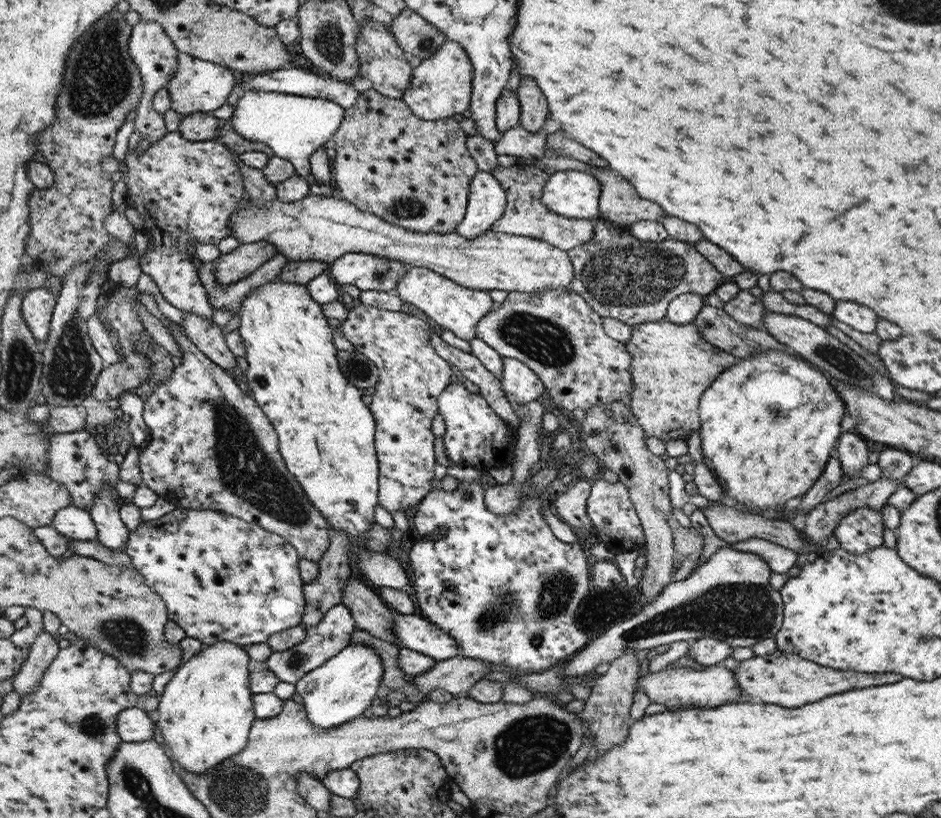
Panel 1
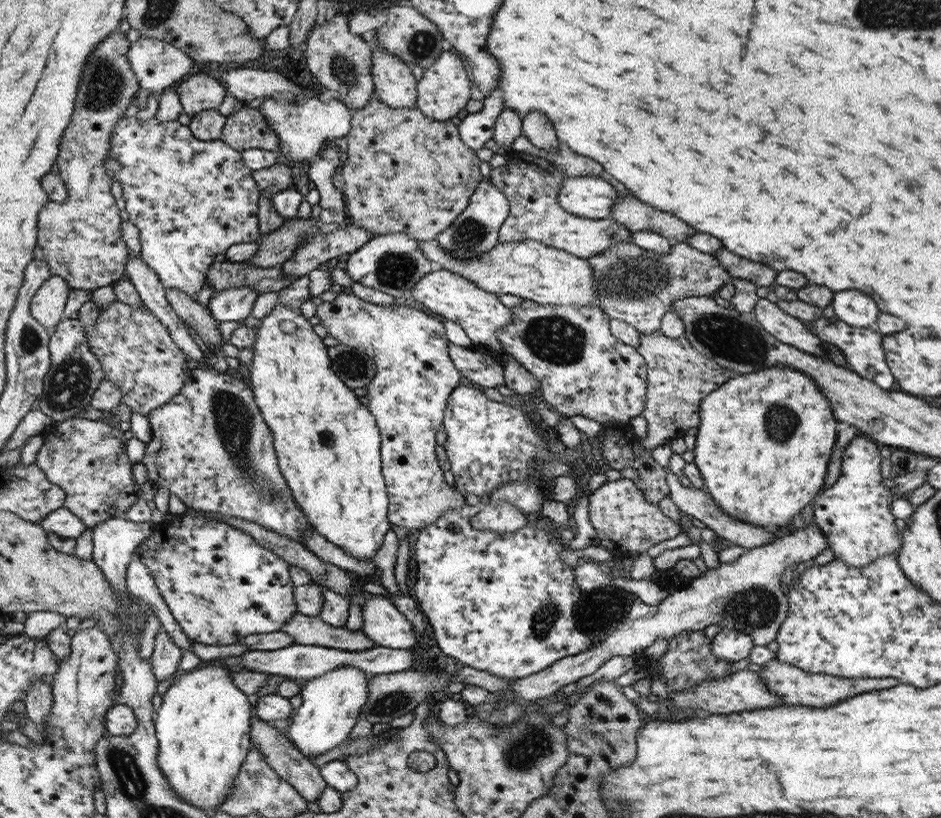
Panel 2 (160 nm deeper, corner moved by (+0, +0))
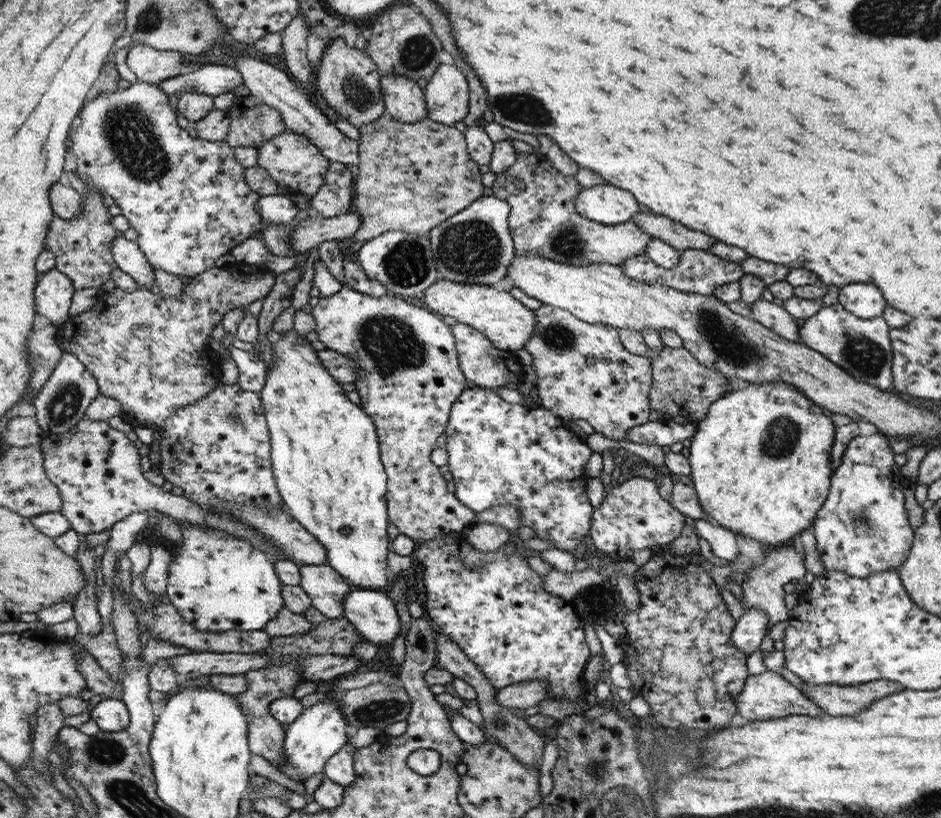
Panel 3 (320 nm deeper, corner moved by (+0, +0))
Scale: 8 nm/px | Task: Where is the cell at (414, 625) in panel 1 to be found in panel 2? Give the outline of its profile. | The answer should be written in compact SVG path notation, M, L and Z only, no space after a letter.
M373 595L361 607L363 630L378 647L416 651L422 637L388 596Z

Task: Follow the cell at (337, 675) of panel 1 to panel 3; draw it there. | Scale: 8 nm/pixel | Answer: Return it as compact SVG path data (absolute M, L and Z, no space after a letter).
M336 690L327 692L334 692L337 695L334 698L328 697L308 708L304 707L299 717L289 724L289 729L285 733L284 747L287 763L280 769L290 780L300 784L303 784L310 776L324 772L328 760L348 742L350 728L337 707L337 700L341 692Z

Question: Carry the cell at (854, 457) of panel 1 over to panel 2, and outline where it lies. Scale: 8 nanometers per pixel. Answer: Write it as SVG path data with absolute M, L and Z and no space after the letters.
M868 436L854 437L844 449L840 478L818 500L813 500L814 521L825 533L829 549L835 558L858 568L881 556L898 553L903 546L903 534L898 531L891 511L896 499L882 485L880 448Z

